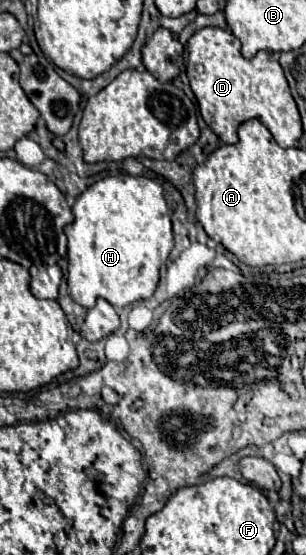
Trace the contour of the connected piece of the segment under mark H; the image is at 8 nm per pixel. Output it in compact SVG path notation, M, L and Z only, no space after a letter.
M112 175L90 185L72 207L74 223L64 231L68 237L68 293L84 307L94 307L96 299L102 297L114 307L126 307L130 303L150 299L158 287L160 265L168 259L174 237L170 209L164 201L164 189L160 183L148 177Z

